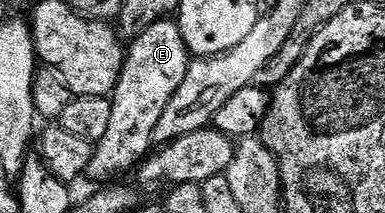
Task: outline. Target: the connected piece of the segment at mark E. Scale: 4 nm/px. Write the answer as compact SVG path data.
M168 17L149 25L145 33L134 36L125 51L121 77L117 81L111 100L109 125L105 128L105 137L94 144L93 161L89 161L86 178L115 181L118 175L126 171L134 172L139 164L152 154L153 129L165 113L165 105L173 101L173 93L181 89L185 73L191 68L193 59L185 45L178 22Z

